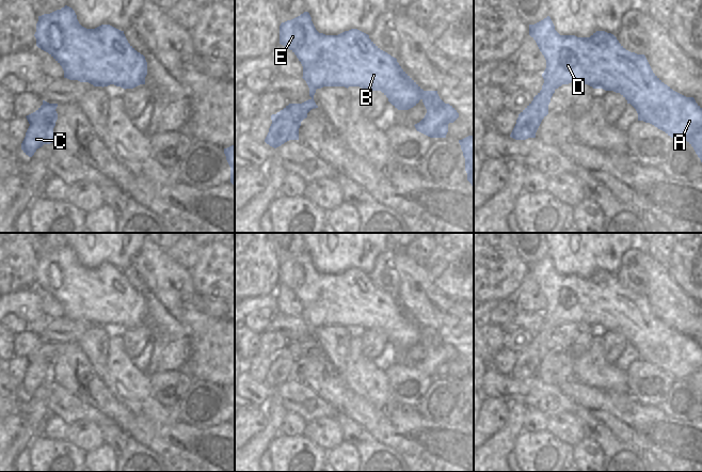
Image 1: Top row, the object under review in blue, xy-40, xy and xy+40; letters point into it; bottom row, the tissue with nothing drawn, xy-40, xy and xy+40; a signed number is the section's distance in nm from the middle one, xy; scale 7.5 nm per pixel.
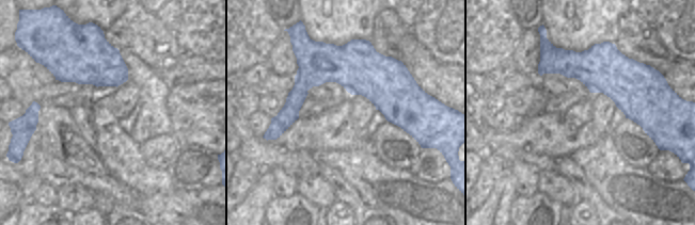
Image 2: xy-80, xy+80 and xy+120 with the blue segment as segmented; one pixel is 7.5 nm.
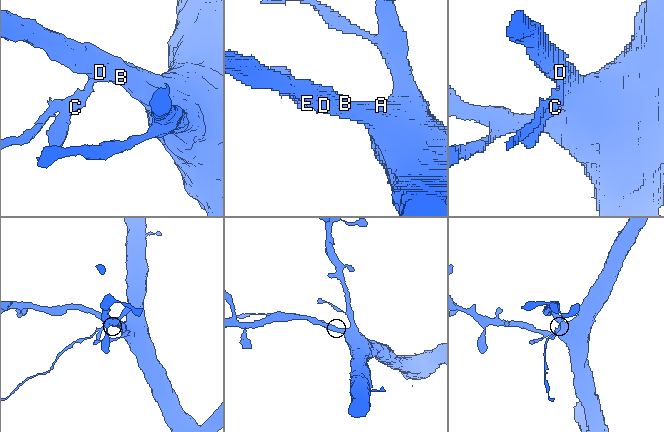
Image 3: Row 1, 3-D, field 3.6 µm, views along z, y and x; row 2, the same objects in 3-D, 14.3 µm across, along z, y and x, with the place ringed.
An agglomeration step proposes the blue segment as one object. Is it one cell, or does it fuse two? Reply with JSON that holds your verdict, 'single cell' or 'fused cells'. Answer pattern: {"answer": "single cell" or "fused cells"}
{"answer": "fused cells"}

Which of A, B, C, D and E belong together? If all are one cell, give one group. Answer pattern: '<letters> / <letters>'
A B D E / C

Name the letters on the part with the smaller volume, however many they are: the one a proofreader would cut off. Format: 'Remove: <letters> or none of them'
Remove: C

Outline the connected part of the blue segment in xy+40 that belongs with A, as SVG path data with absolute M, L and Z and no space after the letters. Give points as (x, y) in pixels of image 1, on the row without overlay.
M549 255L529 264L529 274L546 299L542 316L555 329L562 324L579 321L620 332L636 348L638 360L654 364L674 379L686 379L702 402L702 347L693 336L686 336L665 324L653 312L644 294L626 289L613 273L605 270L596 270L590 277L560 274Z

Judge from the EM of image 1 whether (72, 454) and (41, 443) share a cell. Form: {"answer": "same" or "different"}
{"answer": "same"}

